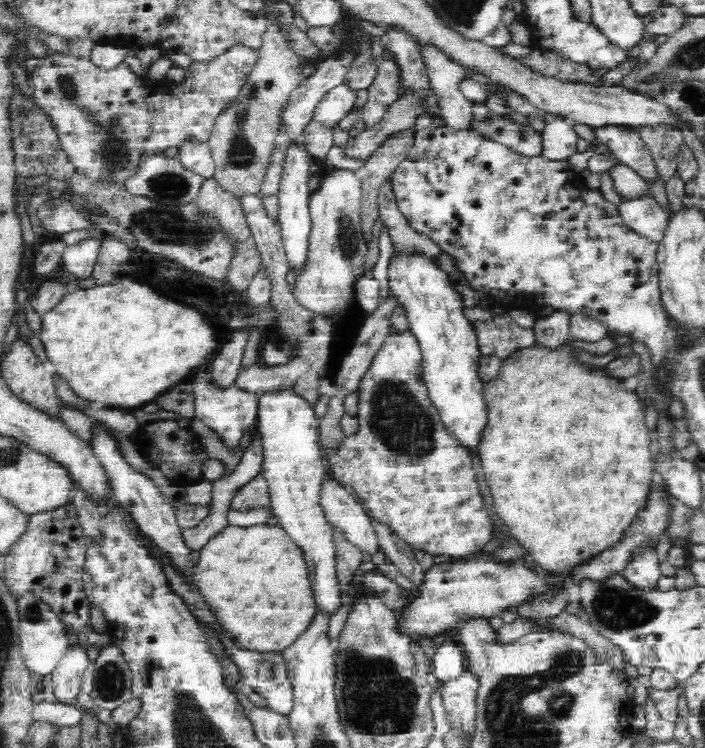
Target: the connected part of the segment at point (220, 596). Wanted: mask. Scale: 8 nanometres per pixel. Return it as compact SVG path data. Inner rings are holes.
M228 525L199 550L194 579L203 601L233 646L250 652L278 652L304 632L317 609L302 549L280 527Z

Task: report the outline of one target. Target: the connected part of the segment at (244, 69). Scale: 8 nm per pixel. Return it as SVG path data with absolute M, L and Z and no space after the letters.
M78 35L62 39L65 47L47 49L46 56L40 58L40 68L29 74L34 100L41 111L52 118L61 147L74 163L76 171L90 173L94 179L104 177L118 183L135 169L137 160L144 153L159 154L175 146L186 135L196 135L198 139L208 141L216 115L234 100L244 79L259 59L259 49L234 46L208 64L192 62L186 71L186 80L174 86L171 93L153 93L149 91L149 83L142 81L130 69L128 62L121 62L109 74L98 69L91 61L91 52L96 45L94 39Z

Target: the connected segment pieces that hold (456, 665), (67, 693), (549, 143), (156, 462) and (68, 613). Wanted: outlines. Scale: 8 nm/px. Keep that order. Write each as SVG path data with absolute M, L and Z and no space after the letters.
M447 638L437 647L436 653L430 662L433 674L444 684L457 679L465 671L463 654L460 647Z
M80 645L69 648L64 658L51 672L52 692L56 697L56 702L64 706L81 708L79 704L82 680L89 662L86 649Z
M554 115L542 132L542 154L547 161L565 161L575 154L580 137L570 120Z
M172 418L158 419L141 425L133 439L148 462L167 479L181 477L188 484L202 480L204 464L210 460L210 456L190 426L180 427Z
M71 502L58 510L30 515L28 532L5 558L3 581L16 599L36 598L60 621L67 635L84 634L90 627L92 605L85 596L83 564L84 533Z

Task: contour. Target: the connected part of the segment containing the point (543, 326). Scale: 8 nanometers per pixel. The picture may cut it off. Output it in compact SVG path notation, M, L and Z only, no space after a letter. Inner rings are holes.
M556 311L545 319L536 320L532 330L537 347L554 351L566 346L571 339L568 318L569 314L565 311Z

